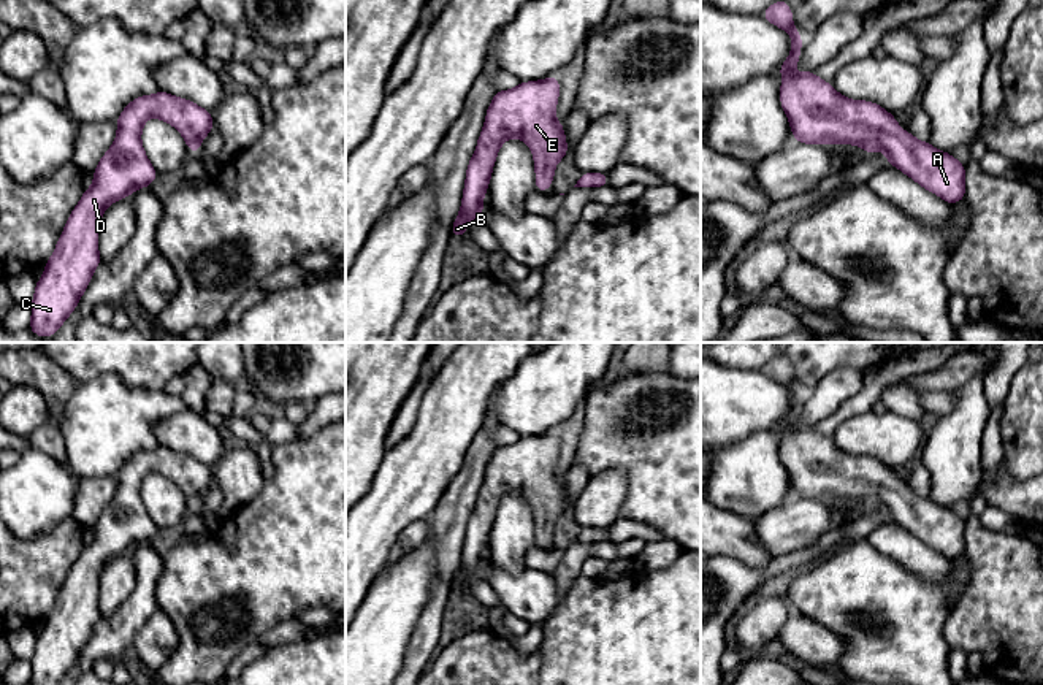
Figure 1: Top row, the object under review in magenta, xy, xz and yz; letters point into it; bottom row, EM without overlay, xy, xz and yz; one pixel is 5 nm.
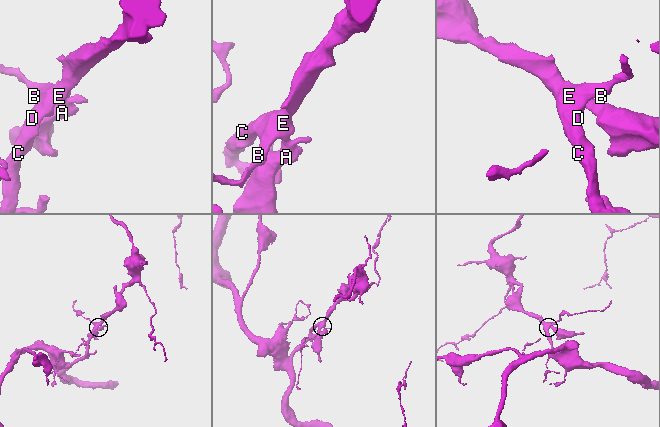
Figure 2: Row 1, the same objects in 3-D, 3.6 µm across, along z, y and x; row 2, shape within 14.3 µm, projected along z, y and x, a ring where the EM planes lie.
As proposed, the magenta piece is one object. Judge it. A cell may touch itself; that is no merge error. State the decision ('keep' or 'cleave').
keep

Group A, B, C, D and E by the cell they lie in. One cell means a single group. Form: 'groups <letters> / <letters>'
groups A B C D E

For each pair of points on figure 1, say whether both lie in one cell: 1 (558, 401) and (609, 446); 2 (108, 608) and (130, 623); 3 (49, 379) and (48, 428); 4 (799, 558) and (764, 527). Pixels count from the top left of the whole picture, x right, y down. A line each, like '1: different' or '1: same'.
1: different
2: different
3: same
4: different

